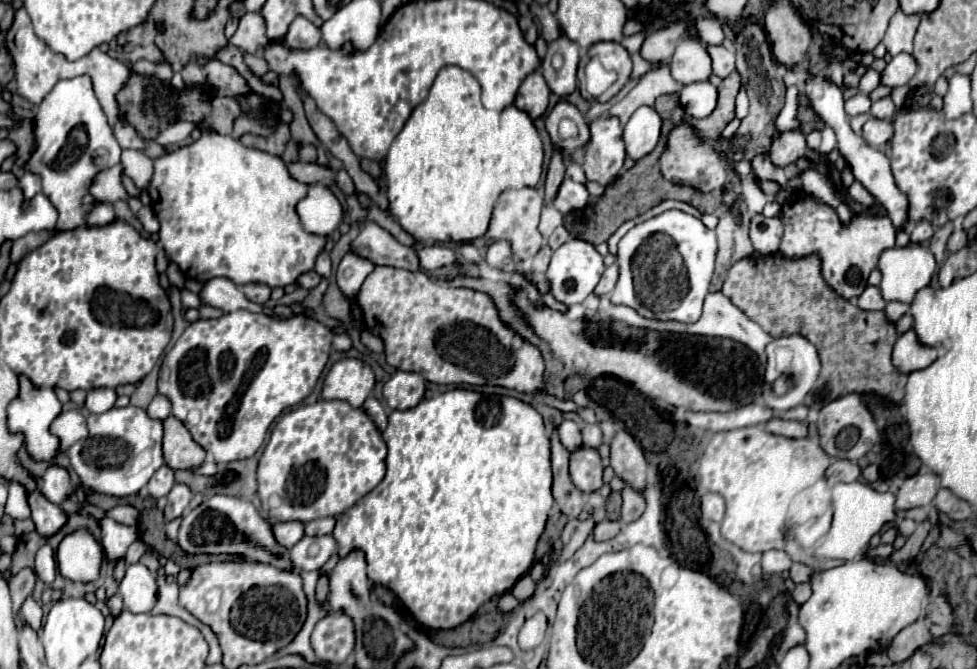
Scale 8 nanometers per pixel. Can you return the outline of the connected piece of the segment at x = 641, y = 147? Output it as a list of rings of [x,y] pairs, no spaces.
[[[639,107],[625,125],[623,141],[633,161],[649,155],[661,137],[661,117],[653,107]]]

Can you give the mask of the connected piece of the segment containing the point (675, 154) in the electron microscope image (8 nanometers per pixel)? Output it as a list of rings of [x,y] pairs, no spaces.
[[[679,125],[677,129],[671,131],[667,151],[661,157],[661,173],[667,181],[677,183],[677,185],[685,185],[685,187],[693,187],[697,191],[701,191],[701,187],[705,187],[709,191],[721,189],[727,183],[725,165],[719,159],[719,155],[715,153],[713,145],[709,141],[701,141],[689,125]]]

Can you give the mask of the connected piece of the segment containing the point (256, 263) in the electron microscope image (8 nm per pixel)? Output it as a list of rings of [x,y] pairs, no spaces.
[[[203,131],[191,145],[167,151],[153,159],[153,163],[155,173],[149,183],[149,195],[153,213],[161,223],[159,241],[187,279],[205,283],[207,279],[227,277],[235,285],[263,283],[273,289],[295,285],[301,275],[313,271],[329,237],[313,235],[303,229],[295,207],[307,195],[309,185],[293,179],[281,157],[247,149],[231,135]]]

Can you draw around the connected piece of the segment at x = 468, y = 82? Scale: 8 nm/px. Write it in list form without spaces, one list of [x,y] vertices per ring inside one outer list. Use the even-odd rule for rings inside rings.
[[[445,67],[441,69],[441,73],[437,75],[427,99],[423,103],[419,103],[413,113],[409,115],[409,119],[405,121],[401,133],[395,137],[395,141],[391,143],[389,147],[389,153],[385,157],[385,179],[387,179],[387,199],[389,199],[389,213],[399,221],[399,225],[409,233],[413,235],[417,241],[427,241],[427,239],[433,239],[437,243],[445,243],[445,245],[461,245],[461,243],[471,243],[479,237],[483,237],[489,229],[489,221],[491,221],[491,213],[493,213],[493,207],[495,207],[495,201],[497,197],[505,191],[505,189],[519,189],[519,187],[535,187],[541,179],[541,173],[543,173],[543,143],[541,143],[541,137],[539,137],[539,131],[535,129],[531,117],[517,109],[515,105],[507,107],[505,109],[505,119],[499,117],[497,125],[493,125],[491,129],[485,127],[485,107],[481,105],[481,87],[477,83],[477,79],[461,69],[461,67]]]

